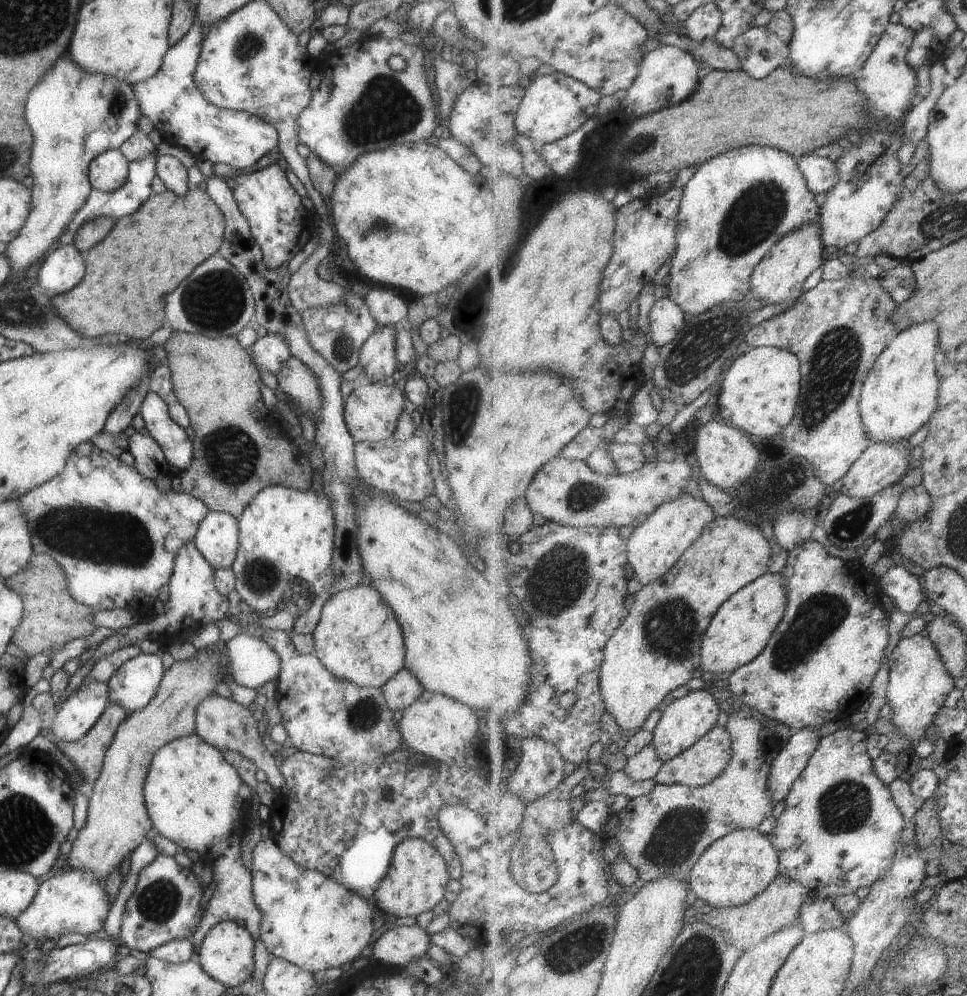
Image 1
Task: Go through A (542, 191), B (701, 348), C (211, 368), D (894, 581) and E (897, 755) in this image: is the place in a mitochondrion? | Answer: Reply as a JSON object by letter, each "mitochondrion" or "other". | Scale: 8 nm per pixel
{"A":"other","B":"mitochondrion","C":"other","D":"other","E":"other"}

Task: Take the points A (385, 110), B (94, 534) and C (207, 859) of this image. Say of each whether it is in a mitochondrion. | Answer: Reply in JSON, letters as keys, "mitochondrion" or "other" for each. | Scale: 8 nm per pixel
{"A":"mitochondrion","B":"mitochondrion","C":"other"}

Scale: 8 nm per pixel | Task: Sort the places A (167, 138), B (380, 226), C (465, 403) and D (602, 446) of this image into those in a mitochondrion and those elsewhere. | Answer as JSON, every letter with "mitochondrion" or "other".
{"A":"other","B":"mitochondrion","C":"mitochondrion","D":"other"}

